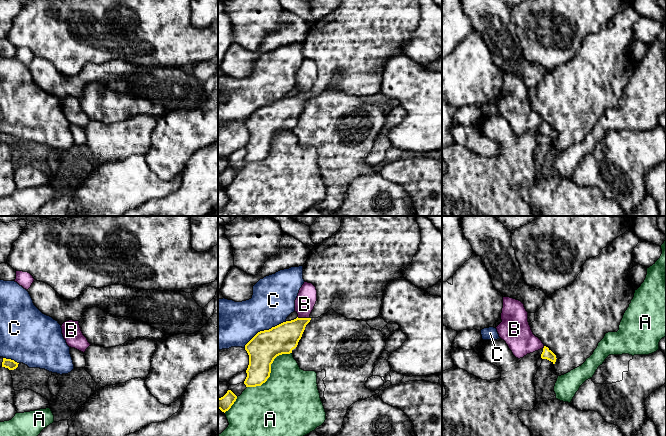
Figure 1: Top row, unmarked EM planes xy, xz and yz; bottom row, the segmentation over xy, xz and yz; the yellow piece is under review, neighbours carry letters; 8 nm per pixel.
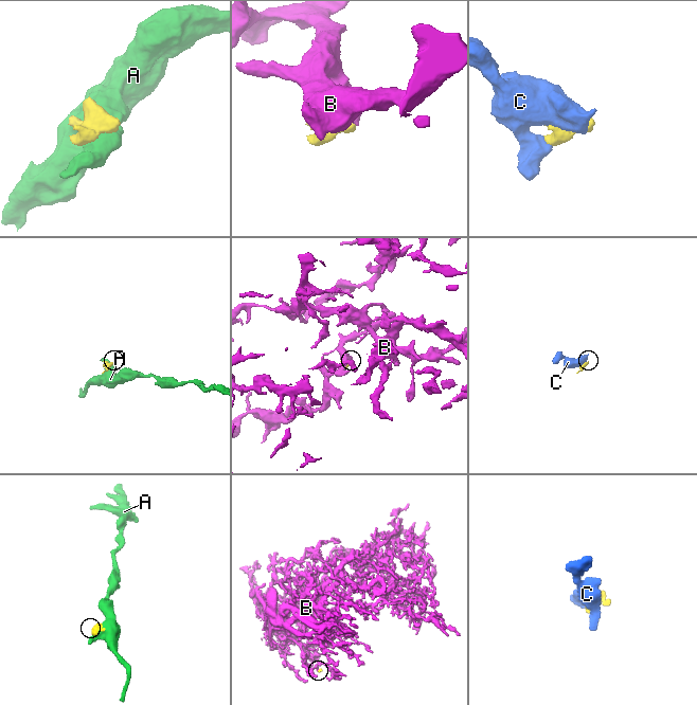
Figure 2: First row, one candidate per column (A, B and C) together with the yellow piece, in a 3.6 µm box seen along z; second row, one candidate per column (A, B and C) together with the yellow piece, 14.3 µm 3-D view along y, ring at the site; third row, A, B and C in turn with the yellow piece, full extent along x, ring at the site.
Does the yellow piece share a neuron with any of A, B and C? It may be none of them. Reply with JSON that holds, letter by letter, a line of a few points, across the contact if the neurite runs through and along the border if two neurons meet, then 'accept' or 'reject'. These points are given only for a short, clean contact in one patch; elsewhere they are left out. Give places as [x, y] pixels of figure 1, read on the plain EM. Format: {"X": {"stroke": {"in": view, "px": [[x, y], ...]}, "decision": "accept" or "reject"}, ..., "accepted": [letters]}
{"A": {"decision": "reject"}, "B": {"stroke": {"in": "xz", "px": [[297, 93], [309, 94]]}, "decision": "reject"}, "C": {"decision": "reject"}, "accepted": []}

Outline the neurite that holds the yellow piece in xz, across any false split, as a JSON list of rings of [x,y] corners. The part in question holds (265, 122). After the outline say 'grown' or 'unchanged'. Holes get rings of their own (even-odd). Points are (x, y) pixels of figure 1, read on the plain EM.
[[[296,94],[283,98],[269,106],[258,108],[246,121],[249,141],[244,157],[246,163],[261,162],[271,149],[271,140],[282,130],[290,130],[298,121],[299,116],[311,94]]]; unchanged

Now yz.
[[[501,114],[483,116],[478,131],[482,137],[497,142],[501,153],[482,156],[456,142],[442,148],[442,160],[446,165],[446,171],[442,174],[442,216],[533,216],[529,204],[519,195],[518,188],[531,187],[535,183],[537,135],[541,133],[555,140],[556,131],[544,122],[518,135]]]; grown

